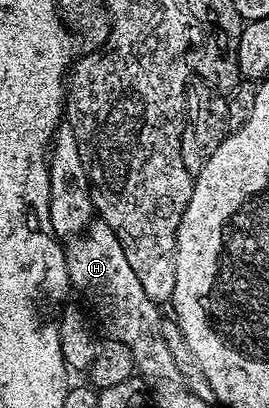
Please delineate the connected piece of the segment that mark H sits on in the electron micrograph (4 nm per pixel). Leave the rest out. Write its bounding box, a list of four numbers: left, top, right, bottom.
[66,221,182,381]

